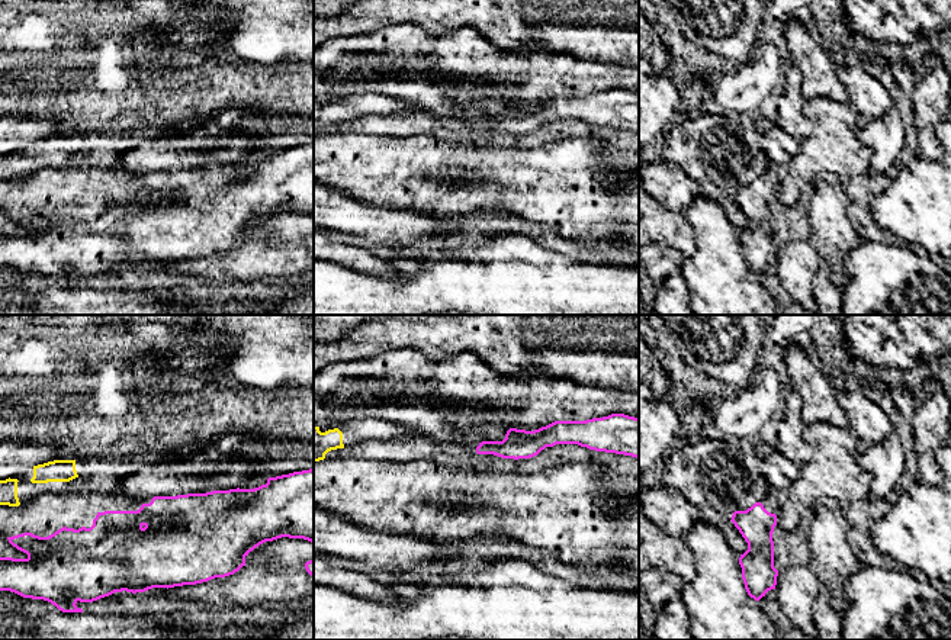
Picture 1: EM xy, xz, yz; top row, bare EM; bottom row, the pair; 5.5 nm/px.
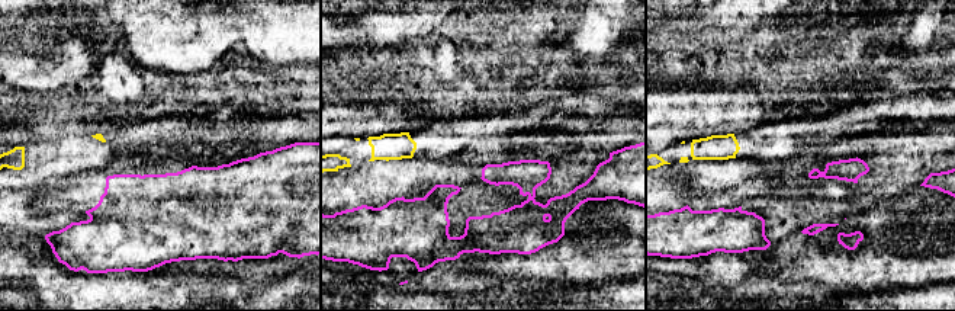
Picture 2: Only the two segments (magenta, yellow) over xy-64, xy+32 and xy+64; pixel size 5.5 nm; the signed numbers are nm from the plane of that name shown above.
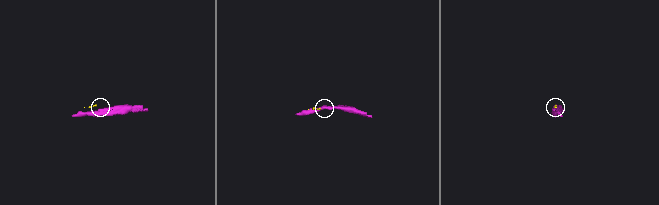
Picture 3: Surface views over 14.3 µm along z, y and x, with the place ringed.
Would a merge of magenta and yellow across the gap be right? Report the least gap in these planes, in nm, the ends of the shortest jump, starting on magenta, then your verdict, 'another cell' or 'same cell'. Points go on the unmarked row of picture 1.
160 nm apart; from magenta across xy (23, 208), (18, 180); another cell

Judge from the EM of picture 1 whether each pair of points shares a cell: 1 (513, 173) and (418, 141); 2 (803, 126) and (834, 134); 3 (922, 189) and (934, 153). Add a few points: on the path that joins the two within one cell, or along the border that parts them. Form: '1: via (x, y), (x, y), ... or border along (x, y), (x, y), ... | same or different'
1: via (490, 173), (450, 173), (442, 164) | same
2: border along (805, 100), (803, 111), (812, 132), (800, 142) | different
3: border along (921, 156), (935, 160) | different

